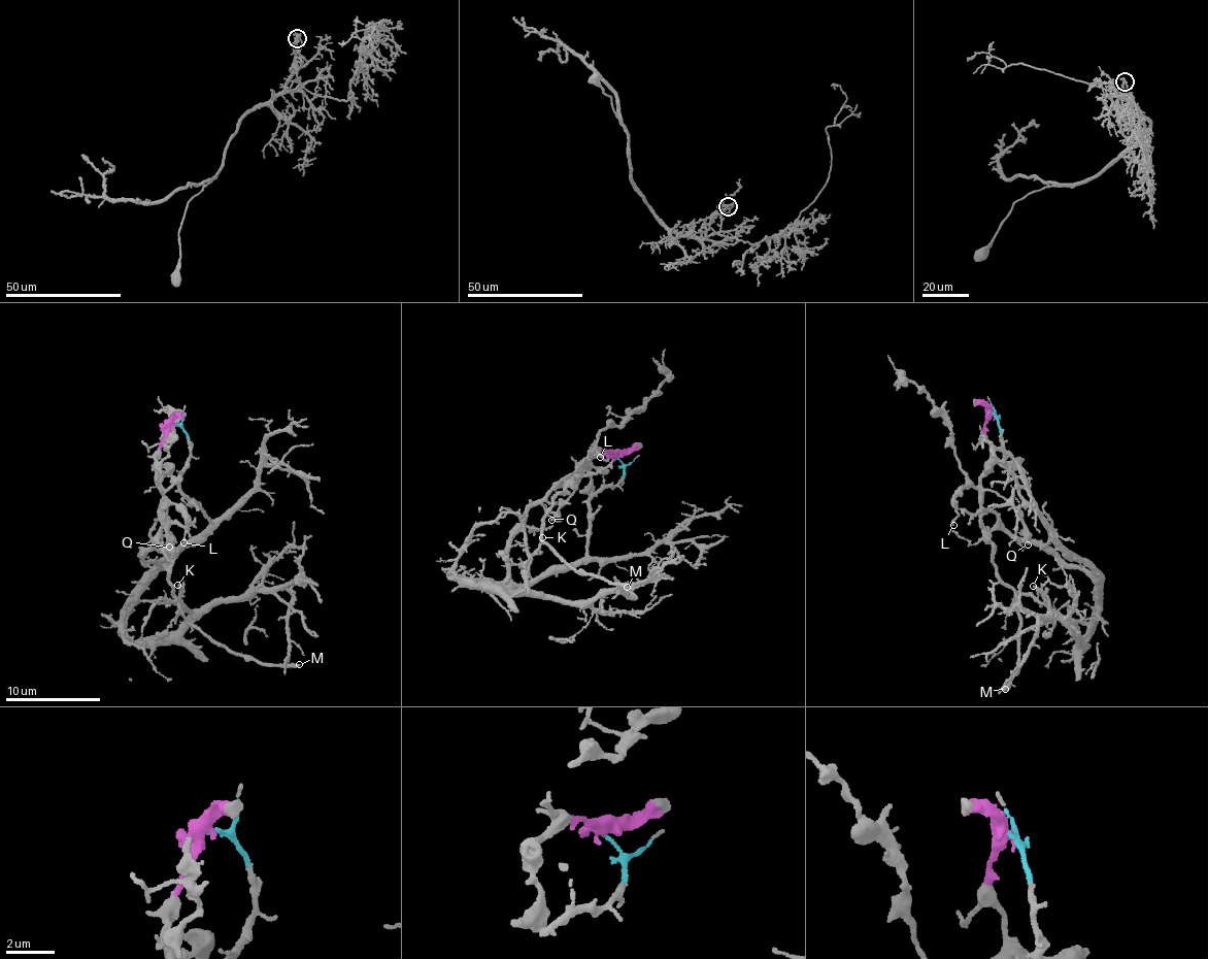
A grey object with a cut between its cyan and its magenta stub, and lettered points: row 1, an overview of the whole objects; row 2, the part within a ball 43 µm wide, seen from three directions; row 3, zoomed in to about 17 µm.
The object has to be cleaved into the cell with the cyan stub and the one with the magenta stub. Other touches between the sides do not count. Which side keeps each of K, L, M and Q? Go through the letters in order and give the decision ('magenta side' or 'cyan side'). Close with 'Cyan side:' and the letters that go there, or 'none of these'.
K: cyan side
L: magenta side
M: magenta side
Q: magenta side
Cyan side: K

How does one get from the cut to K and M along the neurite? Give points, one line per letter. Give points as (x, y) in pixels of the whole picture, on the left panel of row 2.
K: (168, 425), (190, 445), (180, 491), (209, 524), (127, 618), (132, 640), (161, 643), (189, 618), (177, 585)
M: (168, 425), (160, 440), (157, 482), (164, 495), (169, 581), (180, 613), (238, 654), (272, 665), (300, 663)

